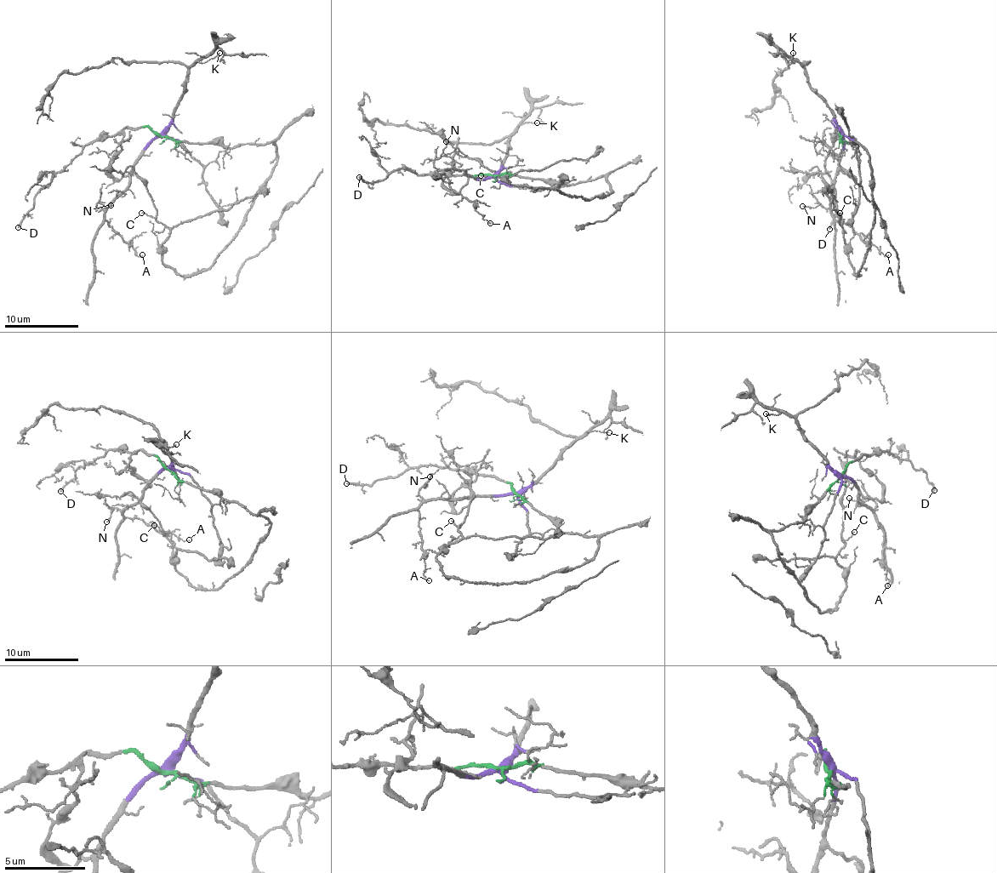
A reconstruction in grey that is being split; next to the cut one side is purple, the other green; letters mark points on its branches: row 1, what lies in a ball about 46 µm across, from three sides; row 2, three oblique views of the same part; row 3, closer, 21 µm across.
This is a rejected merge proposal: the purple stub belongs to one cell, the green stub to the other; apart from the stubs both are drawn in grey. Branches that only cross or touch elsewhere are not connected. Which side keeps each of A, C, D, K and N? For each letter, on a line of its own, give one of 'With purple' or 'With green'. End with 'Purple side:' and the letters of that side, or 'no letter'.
A: With purple
C: With green
D: With green
K: With purple
N: With purple
Purple side: A, K, N

